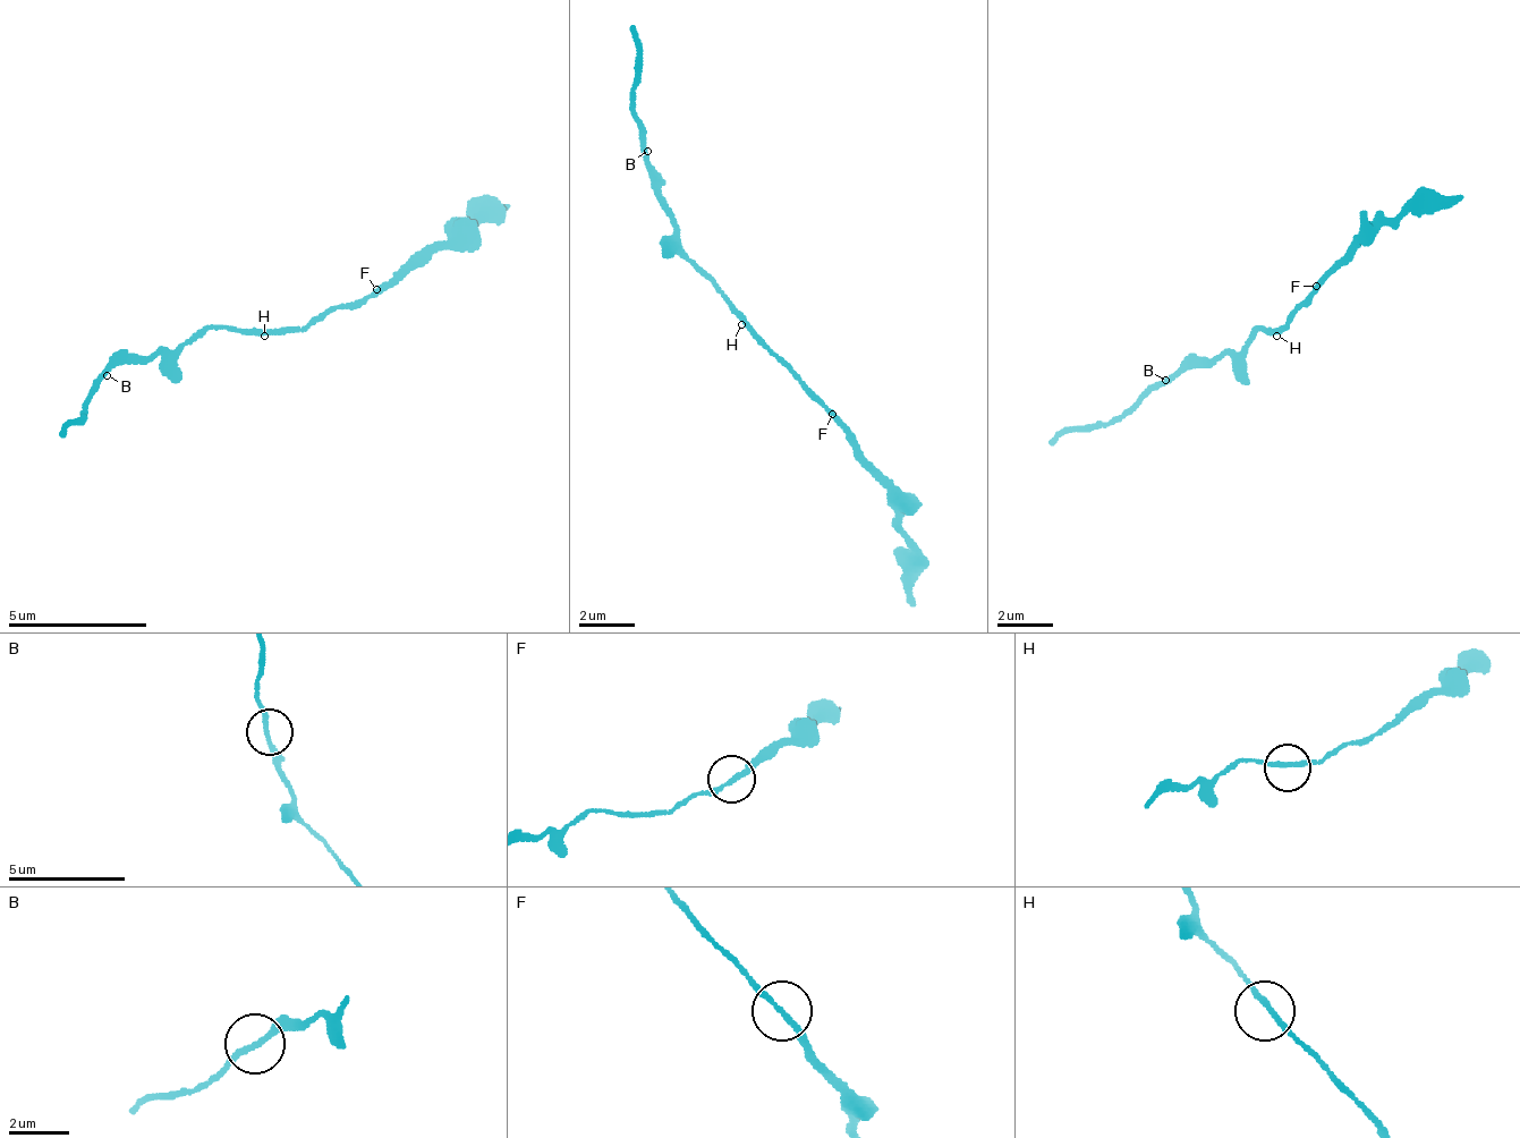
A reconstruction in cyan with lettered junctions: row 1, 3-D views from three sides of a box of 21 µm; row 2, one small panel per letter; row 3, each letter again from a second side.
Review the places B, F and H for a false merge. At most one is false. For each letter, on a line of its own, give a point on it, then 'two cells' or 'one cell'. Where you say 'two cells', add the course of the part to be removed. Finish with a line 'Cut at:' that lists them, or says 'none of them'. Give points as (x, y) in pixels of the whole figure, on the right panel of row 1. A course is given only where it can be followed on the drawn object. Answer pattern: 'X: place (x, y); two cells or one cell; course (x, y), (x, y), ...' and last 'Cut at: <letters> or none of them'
B: place (1165, 380); one cell
F: place (1316, 286); one cell
H: place (1276, 336); one cell
Cut at: none of them

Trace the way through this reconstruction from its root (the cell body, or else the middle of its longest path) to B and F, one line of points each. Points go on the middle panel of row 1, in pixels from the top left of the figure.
B: (745, 317), (714, 277), (676, 241), (676, 213), (654, 193), (647, 151)
F: (745, 317), (745, 324), (769, 353), (788, 366), (788, 373), (804, 387), (804, 395), (832, 415)

